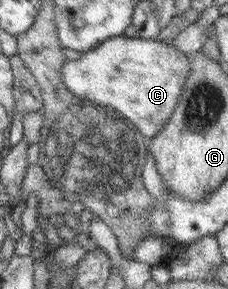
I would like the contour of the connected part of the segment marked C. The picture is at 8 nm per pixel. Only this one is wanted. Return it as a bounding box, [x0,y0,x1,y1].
[61,36,191,140]

